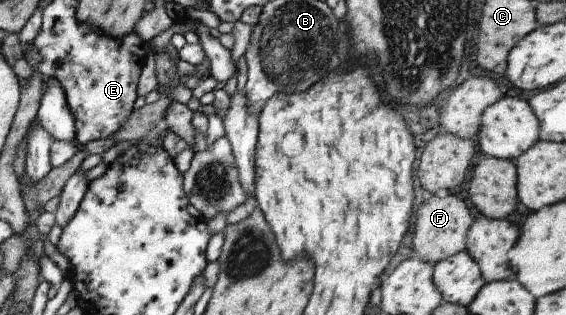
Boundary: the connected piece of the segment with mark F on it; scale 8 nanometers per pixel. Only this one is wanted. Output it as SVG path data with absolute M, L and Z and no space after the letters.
M448 194L445 197L431 196L421 205L414 220L414 234L411 249L413 256L419 257L430 264L436 264L445 258L451 258L465 247L465 231L473 223L471 213L465 203Z

